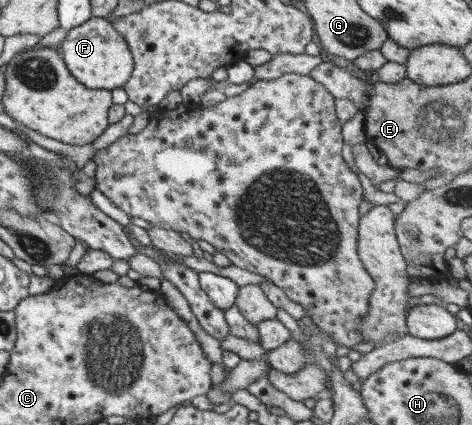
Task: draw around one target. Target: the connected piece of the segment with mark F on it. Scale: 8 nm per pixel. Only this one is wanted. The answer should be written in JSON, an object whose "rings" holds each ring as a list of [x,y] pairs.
{"rings":[[[90,17],[83,23],[67,31],[67,35],[58,46],[67,70],[85,88],[111,91],[113,88],[122,87],[134,67],[133,58],[124,38],[110,26],[109,19]]]}

